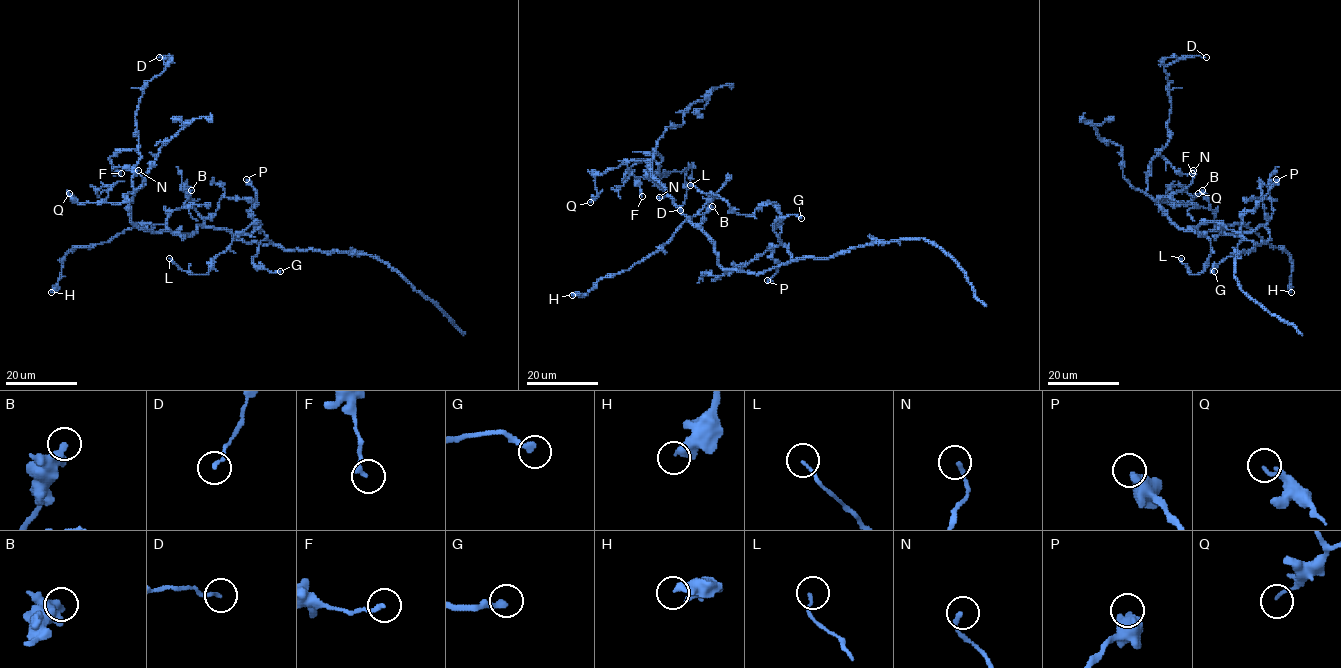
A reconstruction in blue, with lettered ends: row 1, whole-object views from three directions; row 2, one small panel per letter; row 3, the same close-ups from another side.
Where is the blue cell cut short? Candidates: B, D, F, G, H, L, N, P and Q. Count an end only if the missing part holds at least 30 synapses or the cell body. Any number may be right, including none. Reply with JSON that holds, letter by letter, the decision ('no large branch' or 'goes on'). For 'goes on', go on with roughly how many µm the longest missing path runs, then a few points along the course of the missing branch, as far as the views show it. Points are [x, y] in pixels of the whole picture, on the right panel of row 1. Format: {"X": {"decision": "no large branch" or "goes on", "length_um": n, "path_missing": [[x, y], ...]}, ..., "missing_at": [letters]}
{"B": {"decision": "no large branch"}, "D": {"decision": "no large branch"}, "F": {"decision": "no large branch"}, "G": {"decision": "no large branch"}, "H": {"decision": "no large branch"}, "L": {"decision": "no large branch"}, "N": {"decision": "no large branch"}, "P": {"decision": "no large branch"}, "Q": {"decision": "no large branch"}, "missing_at": []}

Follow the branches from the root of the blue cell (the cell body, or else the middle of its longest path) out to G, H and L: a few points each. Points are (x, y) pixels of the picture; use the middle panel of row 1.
G: (718, 256), (723, 268), (751, 273), (786, 264), (791, 253), (773, 225), (789, 215), (801, 218)
H: (718, 256), (715, 244), (687, 219), (667, 242), (643, 260), (626, 271), (603, 277), (584, 296), (572, 295)
L: (718, 256), (723, 268), (751, 273), (786, 264), (778, 210), (764, 201), (740, 215), (690, 185)

